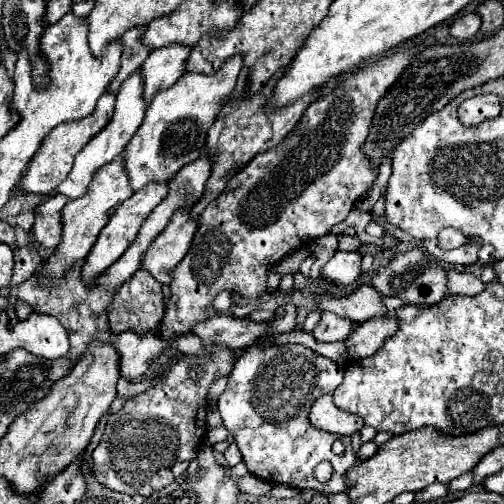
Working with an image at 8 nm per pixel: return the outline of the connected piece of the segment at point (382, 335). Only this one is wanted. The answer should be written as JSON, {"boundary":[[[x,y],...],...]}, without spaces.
{"boundary":[[[388,312],[384,316],[376,316],[360,326],[356,326],[354,332],[350,334],[350,338],[346,340],[350,358],[358,360],[358,358],[372,356],[374,352],[378,352],[384,346],[384,340],[388,340],[388,336],[394,336],[396,324],[398,324],[396,316]]]}

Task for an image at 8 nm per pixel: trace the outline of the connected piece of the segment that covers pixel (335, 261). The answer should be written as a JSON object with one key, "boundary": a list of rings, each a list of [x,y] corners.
{"boundary":[[[336,252],[334,258],[324,266],[322,274],[332,282],[352,284],[362,272],[360,264],[362,264],[360,252]]]}

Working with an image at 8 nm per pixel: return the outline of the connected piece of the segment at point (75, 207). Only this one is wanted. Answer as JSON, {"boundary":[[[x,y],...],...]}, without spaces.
{"boundary":[[[116,156],[112,162],[108,162],[104,168],[100,168],[96,172],[96,176],[92,178],[90,186],[88,186],[88,192],[76,200],[70,200],[64,210],[62,210],[62,222],[64,222],[64,230],[62,230],[62,242],[58,244],[56,248],[56,254],[52,254],[44,268],[38,270],[40,274],[40,282],[42,284],[48,284],[50,282],[50,276],[64,276],[68,272],[68,268],[86,258],[90,248],[94,246],[100,230],[106,226],[106,222],[110,220],[110,216],[116,212],[116,208],[126,200],[130,198],[134,192],[132,192],[132,186],[128,184],[128,172],[124,172],[124,162],[120,160],[120,156]]]}

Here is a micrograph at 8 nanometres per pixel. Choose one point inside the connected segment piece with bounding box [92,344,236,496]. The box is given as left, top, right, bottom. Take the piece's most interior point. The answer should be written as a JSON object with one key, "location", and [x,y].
{"location":[164,425]}

